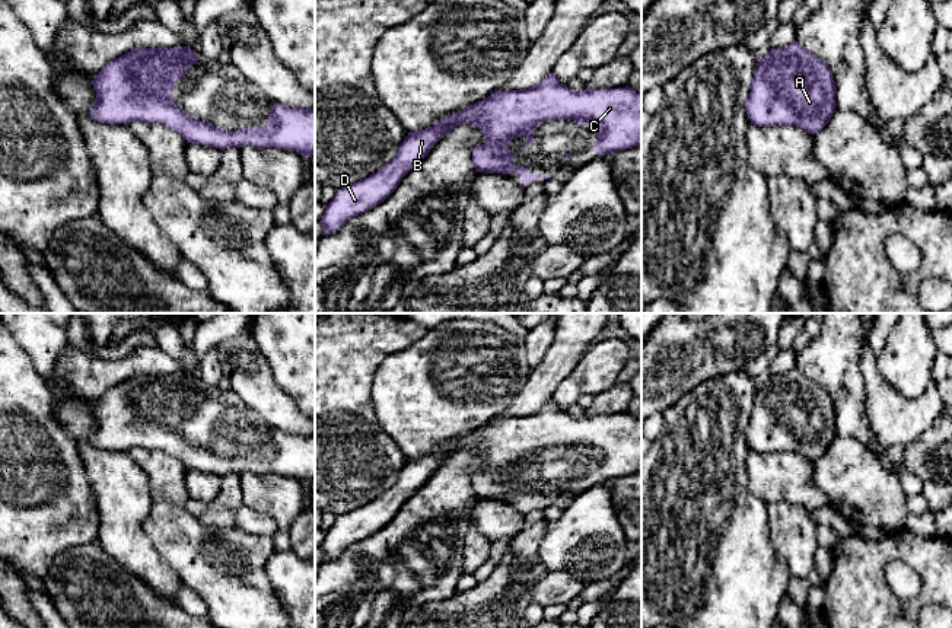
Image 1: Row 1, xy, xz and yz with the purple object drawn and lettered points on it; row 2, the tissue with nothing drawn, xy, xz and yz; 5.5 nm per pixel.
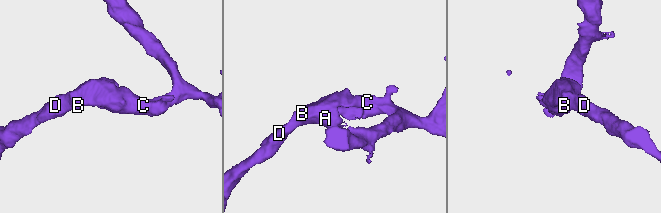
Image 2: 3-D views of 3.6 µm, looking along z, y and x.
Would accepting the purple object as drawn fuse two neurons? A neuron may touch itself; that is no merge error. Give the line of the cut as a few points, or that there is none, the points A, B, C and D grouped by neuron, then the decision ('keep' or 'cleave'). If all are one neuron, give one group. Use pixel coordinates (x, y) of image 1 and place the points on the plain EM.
no cut | A B C D | keep

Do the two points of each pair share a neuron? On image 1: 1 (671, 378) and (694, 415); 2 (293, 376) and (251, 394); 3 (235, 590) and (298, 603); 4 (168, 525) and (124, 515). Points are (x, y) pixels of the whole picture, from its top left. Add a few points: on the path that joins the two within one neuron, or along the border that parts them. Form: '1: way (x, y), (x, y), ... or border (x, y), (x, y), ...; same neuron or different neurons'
1: border (712, 378), (697, 383), (662, 413); different neurons
2: border (260, 351), (270, 367), (274, 382), (298, 408); different neurons
3: border (266, 567), (271, 592), (286, 612); different neurons
4: border (153, 503), (143, 523), (143, 532), (156, 552); different neurons

